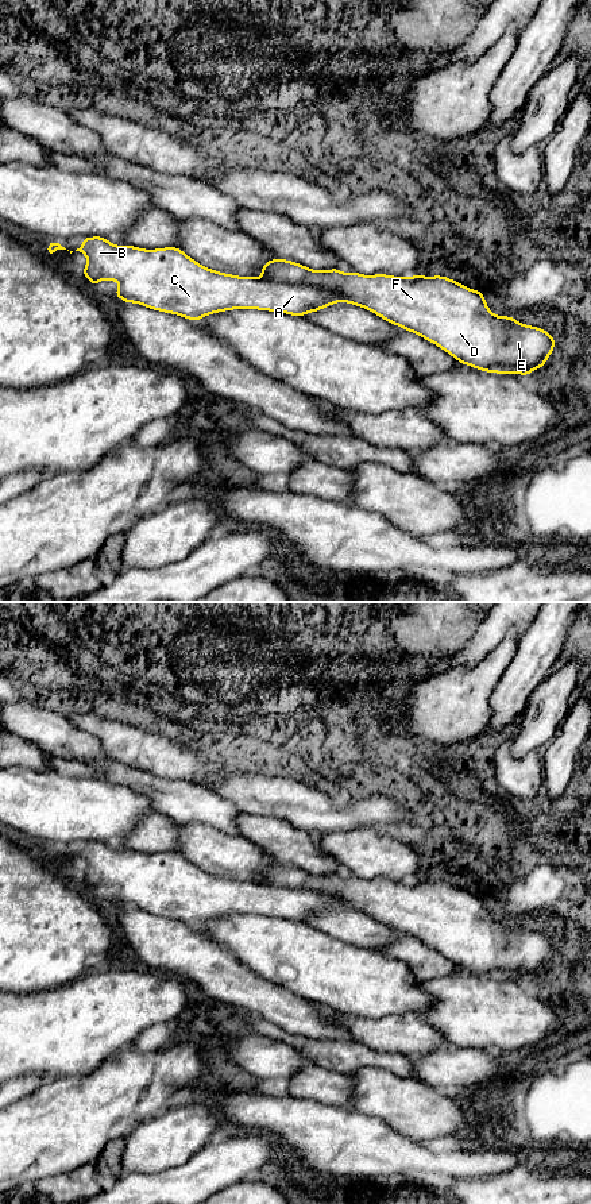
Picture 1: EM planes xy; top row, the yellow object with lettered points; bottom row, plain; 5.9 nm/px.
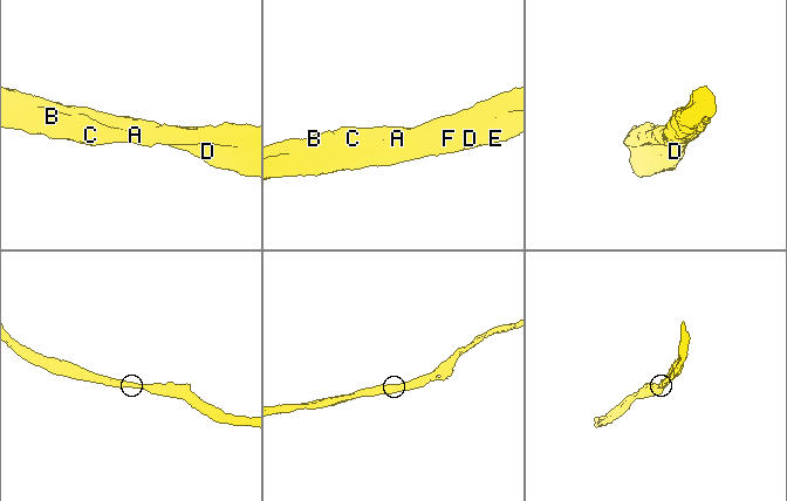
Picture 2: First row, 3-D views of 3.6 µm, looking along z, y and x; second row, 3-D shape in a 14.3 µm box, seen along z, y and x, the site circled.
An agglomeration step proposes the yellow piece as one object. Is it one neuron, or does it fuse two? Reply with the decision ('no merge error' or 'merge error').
no merge error

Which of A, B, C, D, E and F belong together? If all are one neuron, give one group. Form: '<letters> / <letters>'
A B C D E F

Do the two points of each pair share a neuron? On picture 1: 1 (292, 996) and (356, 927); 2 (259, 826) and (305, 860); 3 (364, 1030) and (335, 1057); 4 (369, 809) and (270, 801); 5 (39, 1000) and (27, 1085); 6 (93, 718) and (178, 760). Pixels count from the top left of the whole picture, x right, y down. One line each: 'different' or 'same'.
1: different
2: same
3: same
4: same
5: same
6: same

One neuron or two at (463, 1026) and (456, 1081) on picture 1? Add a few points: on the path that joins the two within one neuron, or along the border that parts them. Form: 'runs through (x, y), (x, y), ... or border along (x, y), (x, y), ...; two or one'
runs through (463, 1040), (459, 1068); one

